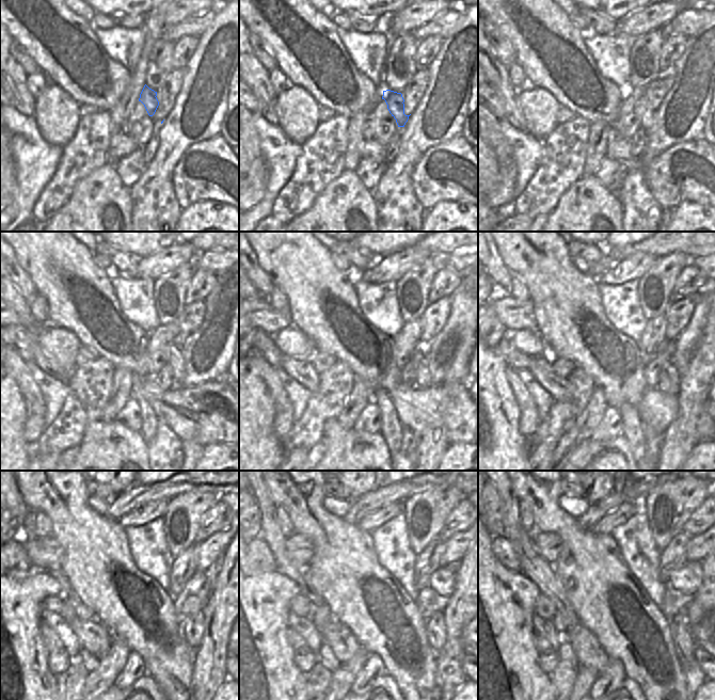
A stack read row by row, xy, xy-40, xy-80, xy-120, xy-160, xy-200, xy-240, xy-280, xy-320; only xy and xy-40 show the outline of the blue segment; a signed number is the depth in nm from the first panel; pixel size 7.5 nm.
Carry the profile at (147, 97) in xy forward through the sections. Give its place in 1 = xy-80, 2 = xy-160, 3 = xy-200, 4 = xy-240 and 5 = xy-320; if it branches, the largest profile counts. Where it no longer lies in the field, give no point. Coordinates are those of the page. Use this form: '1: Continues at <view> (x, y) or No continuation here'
1: Continues at xy-80 (647, 116)
2: Continues at xy-160 (423, 380)
3: Continues at xy-200 (669, 380)
4: Continues at xy-240 (192, 627)
5: Continues at xy-320 (683, 641).

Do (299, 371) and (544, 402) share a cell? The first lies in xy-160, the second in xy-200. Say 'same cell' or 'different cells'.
different cells

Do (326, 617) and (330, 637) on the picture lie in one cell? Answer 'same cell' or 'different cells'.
different cells

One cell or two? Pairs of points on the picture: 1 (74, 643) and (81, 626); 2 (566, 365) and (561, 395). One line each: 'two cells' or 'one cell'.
1: two cells
2: two cells

